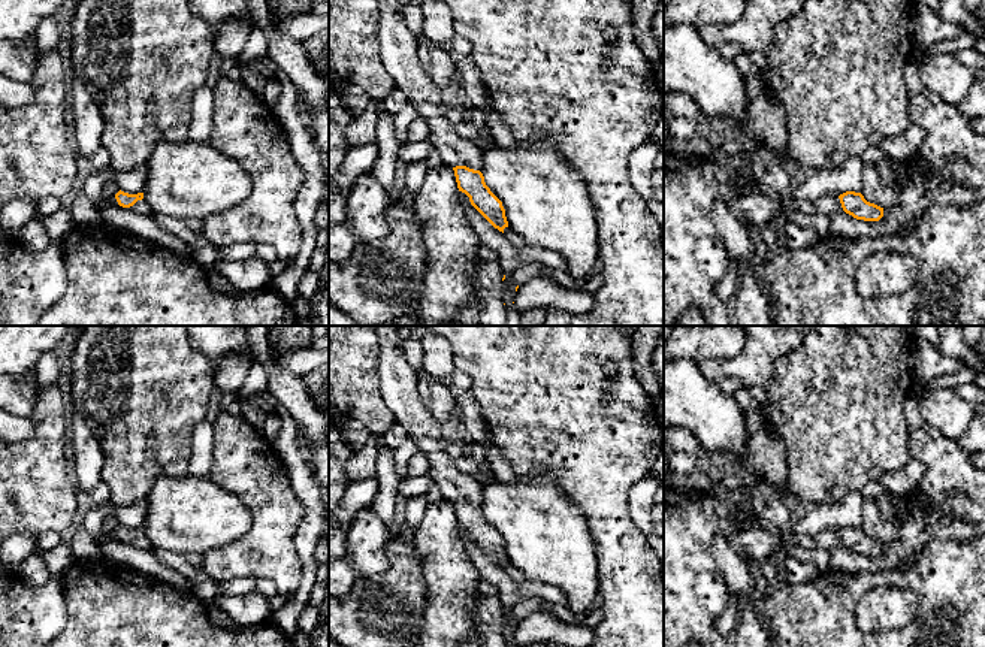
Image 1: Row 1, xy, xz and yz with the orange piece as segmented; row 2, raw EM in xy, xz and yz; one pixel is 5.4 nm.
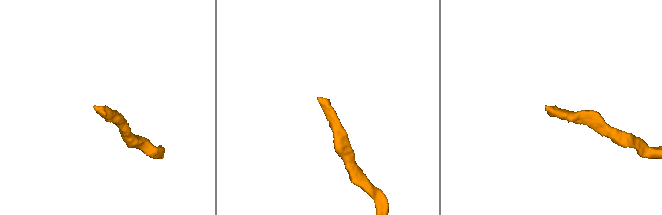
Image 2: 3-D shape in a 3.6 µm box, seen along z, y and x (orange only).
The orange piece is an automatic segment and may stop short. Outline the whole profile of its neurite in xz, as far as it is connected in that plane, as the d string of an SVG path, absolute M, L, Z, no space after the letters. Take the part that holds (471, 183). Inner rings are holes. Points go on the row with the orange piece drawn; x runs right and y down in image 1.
M377 0L380 16L377 39L380 45L380 55L386 70L393 78L396 88L407 94L410 103L413 103L419 115L429 124L429 137L432 139L435 151L442 158L442 163L454 170L459 191L469 197L471 205L499 232L508 227L505 209L502 202L490 191L484 182L481 173L483 169L483 149L472 142L460 137L456 127L445 117L445 108L448 105L447 94L439 90L423 72L419 51L419 34L408 28L402 15L402 4L399 0Z

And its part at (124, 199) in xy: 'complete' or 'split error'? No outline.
split error

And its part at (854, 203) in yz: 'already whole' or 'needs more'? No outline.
needs more

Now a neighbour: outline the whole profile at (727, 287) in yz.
M731 259L722 279L714 287L714 294L723 302L732 305L740 285L740 264Z

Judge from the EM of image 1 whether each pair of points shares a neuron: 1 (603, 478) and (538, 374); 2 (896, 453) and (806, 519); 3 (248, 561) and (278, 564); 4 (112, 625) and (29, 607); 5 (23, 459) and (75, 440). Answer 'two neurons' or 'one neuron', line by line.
1: one neuron
2: two neurons
3: one neuron
4: two neurons
5: two neurons

